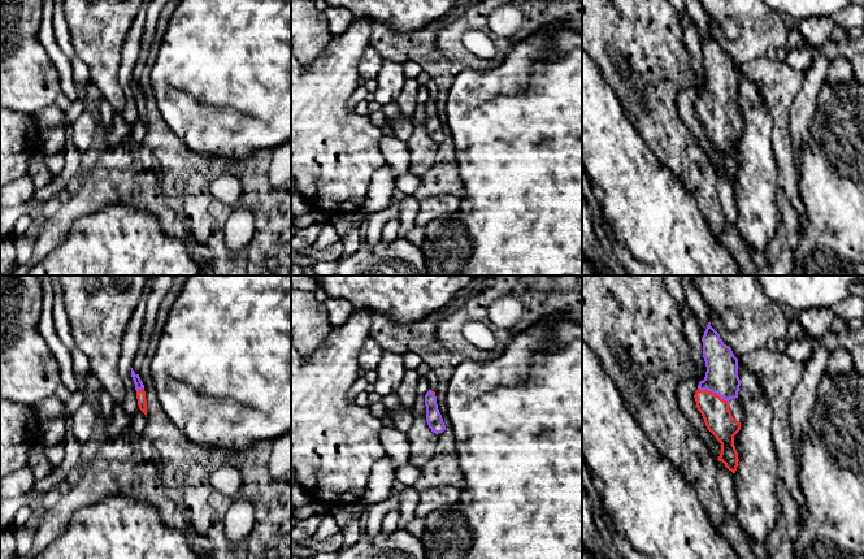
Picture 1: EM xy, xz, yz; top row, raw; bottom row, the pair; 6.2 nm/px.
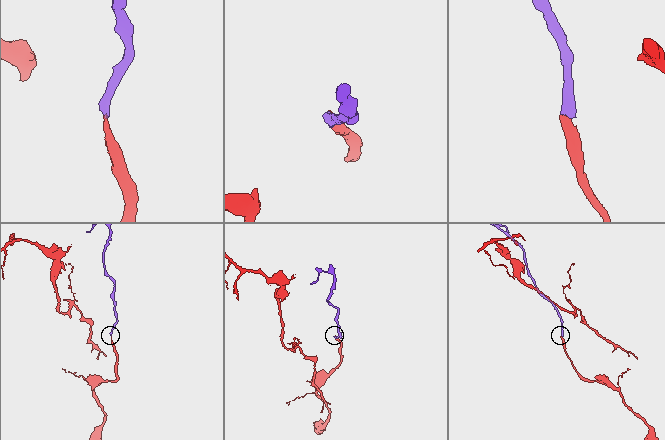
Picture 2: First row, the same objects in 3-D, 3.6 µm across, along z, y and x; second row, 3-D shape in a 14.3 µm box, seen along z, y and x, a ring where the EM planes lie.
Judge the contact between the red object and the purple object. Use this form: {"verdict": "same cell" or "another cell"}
{"verdict": "same cell"}

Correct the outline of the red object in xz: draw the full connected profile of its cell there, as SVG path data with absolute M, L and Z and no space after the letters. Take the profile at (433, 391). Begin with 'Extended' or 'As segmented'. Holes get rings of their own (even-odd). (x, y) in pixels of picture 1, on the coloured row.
Extended. M429 390L425 395L426 421L433 433L438 434L446 429L442 415L438 410L435 391Z

